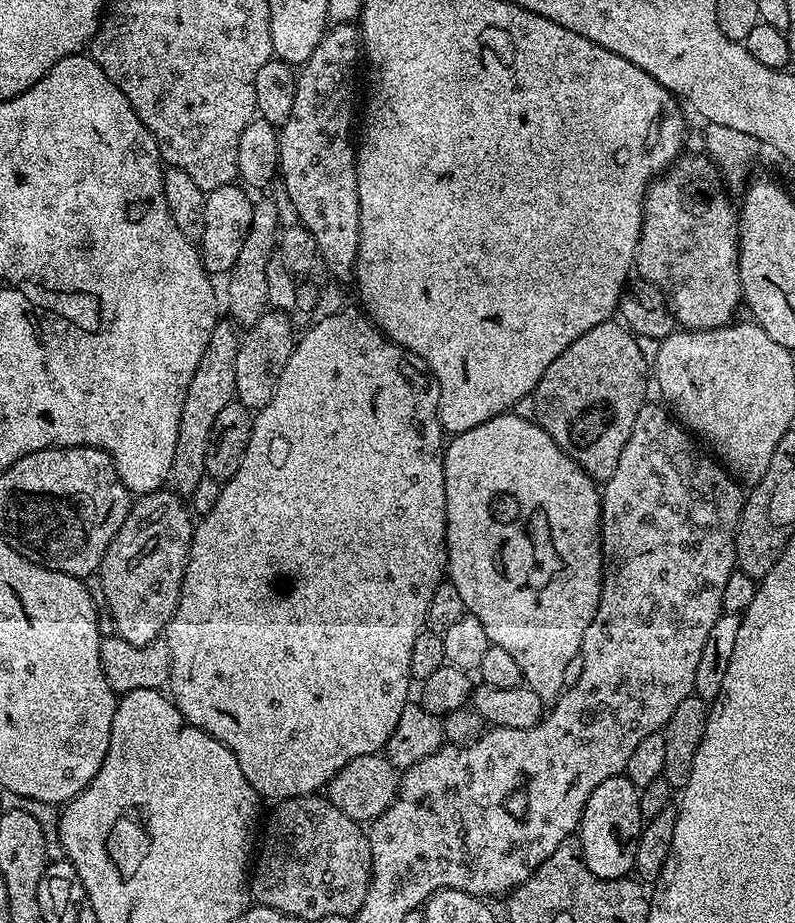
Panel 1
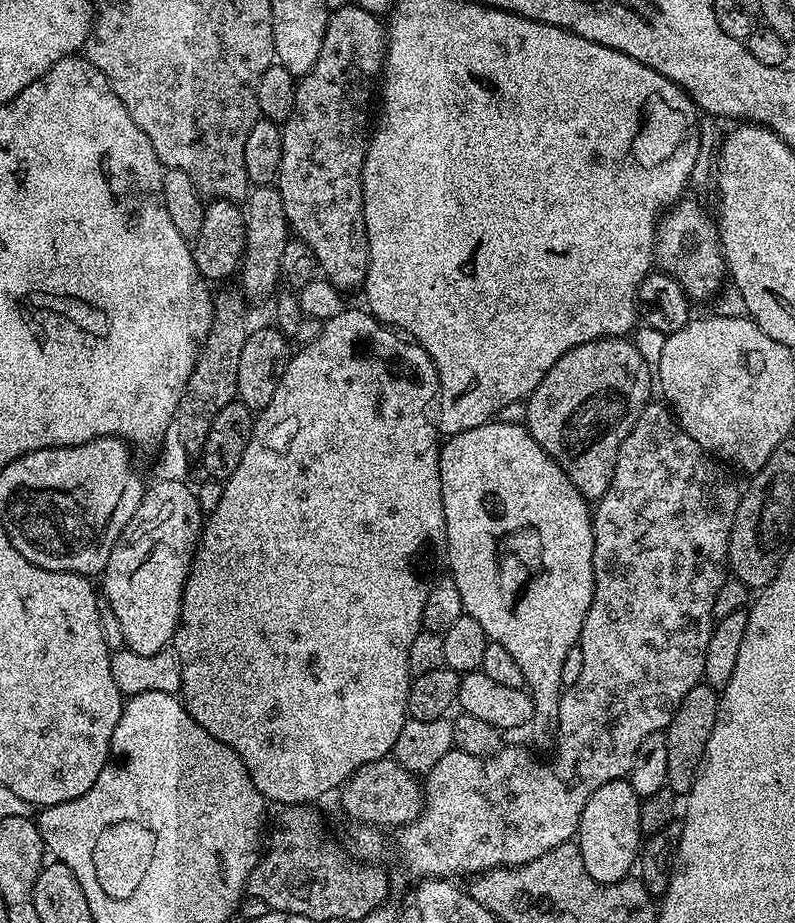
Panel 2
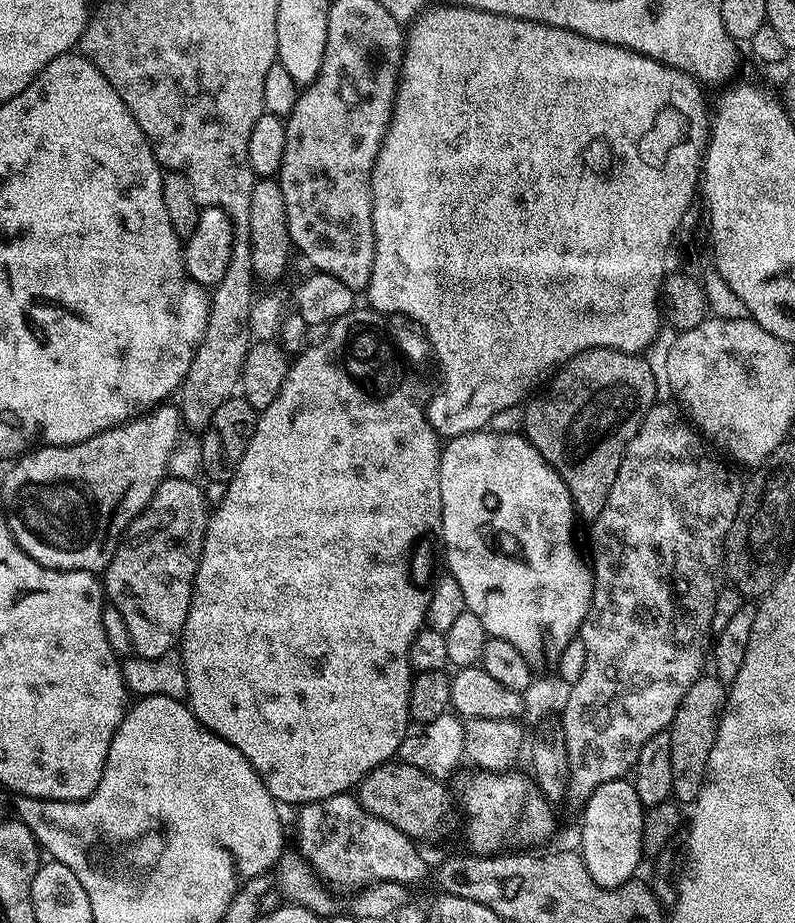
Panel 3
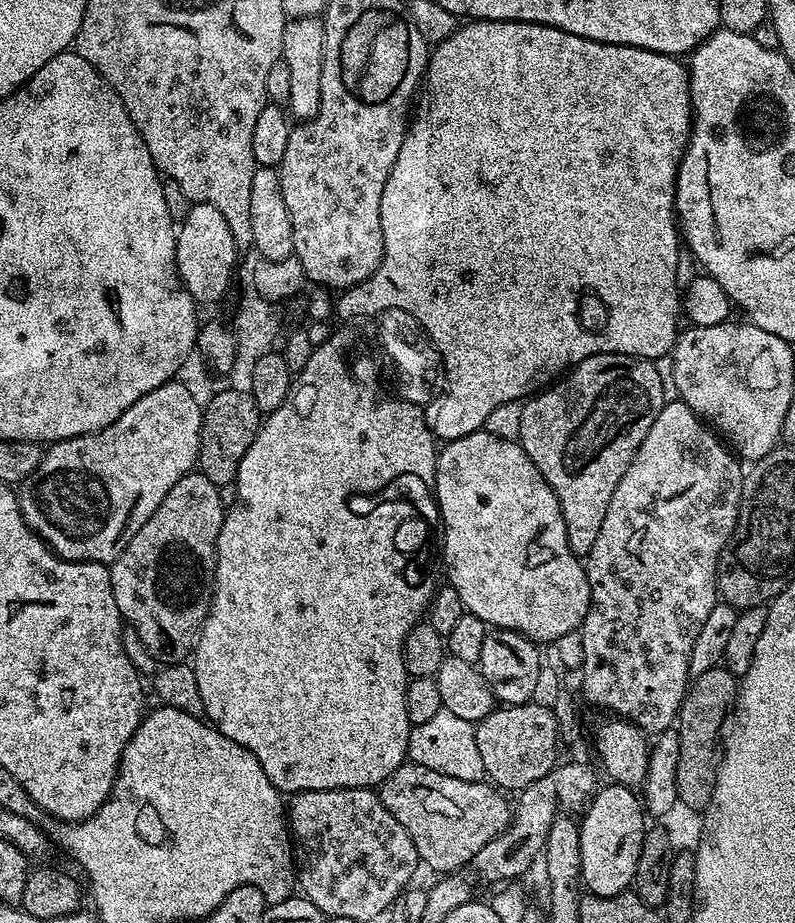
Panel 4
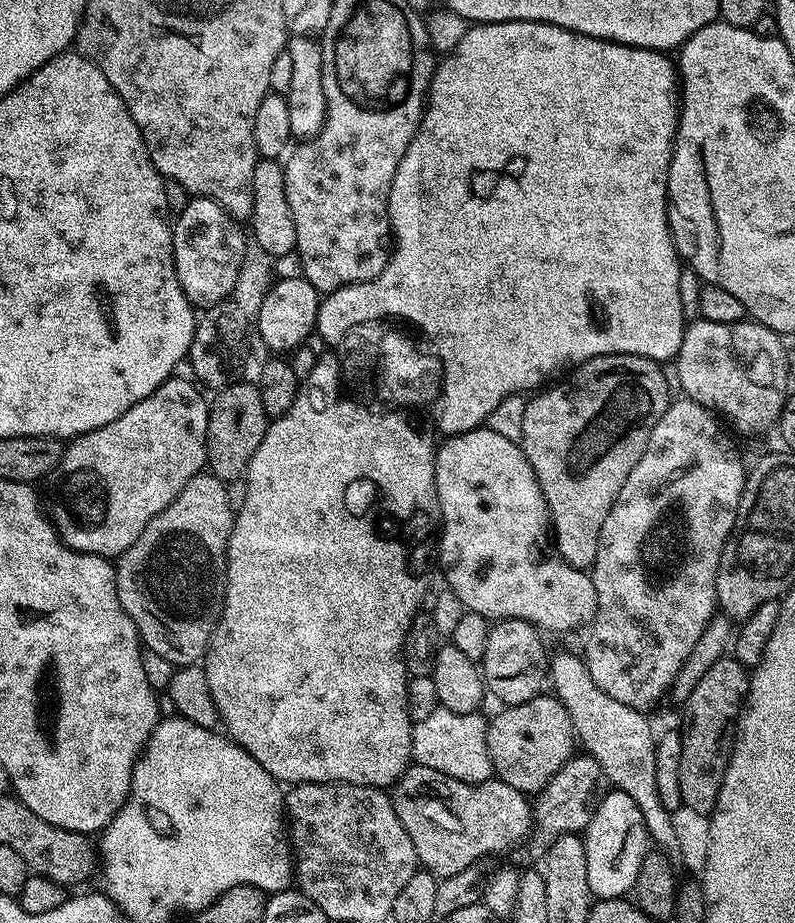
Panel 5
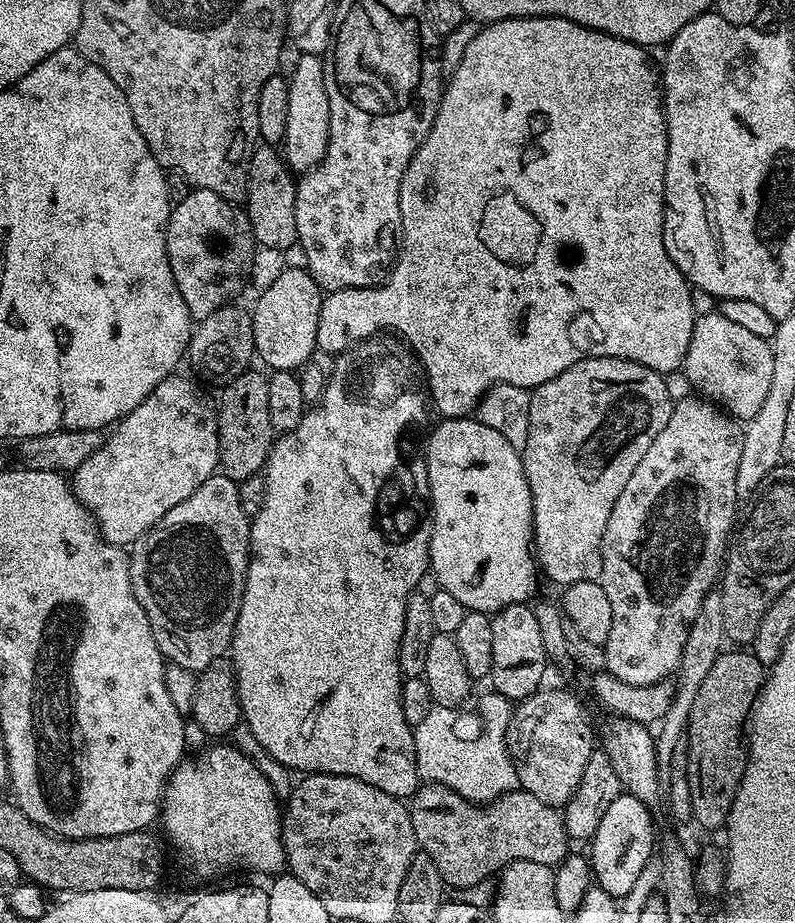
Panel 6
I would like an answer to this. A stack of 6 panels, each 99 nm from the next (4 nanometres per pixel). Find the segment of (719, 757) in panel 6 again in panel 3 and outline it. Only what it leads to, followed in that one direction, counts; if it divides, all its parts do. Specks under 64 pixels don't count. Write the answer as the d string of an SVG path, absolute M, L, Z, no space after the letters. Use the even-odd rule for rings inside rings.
M705 674L686 690L686 698L682 698L682 706L678 706L678 714L674 714L670 734L670 767L674 773L672 785L679 792L681 800L691 800L696 795L703 775L704 761L710 750L714 750L714 738L718 734L720 715L724 713L724 704L728 701L728 688L714 674Z

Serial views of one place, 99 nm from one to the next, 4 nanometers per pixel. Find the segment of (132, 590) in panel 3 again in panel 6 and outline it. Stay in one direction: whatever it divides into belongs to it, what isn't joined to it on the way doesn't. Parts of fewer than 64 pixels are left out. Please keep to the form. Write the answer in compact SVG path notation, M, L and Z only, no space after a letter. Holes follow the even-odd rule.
M211 476L186 502L178 502L174 510L167 512L130 548L128 565L134 598L138 598L142 610L146 610L146 618L150 618L154 642L165 661L186 666L186 670L197 674L216 663L232 647L252 547L250 512L240 501L240 488L229 476Z

